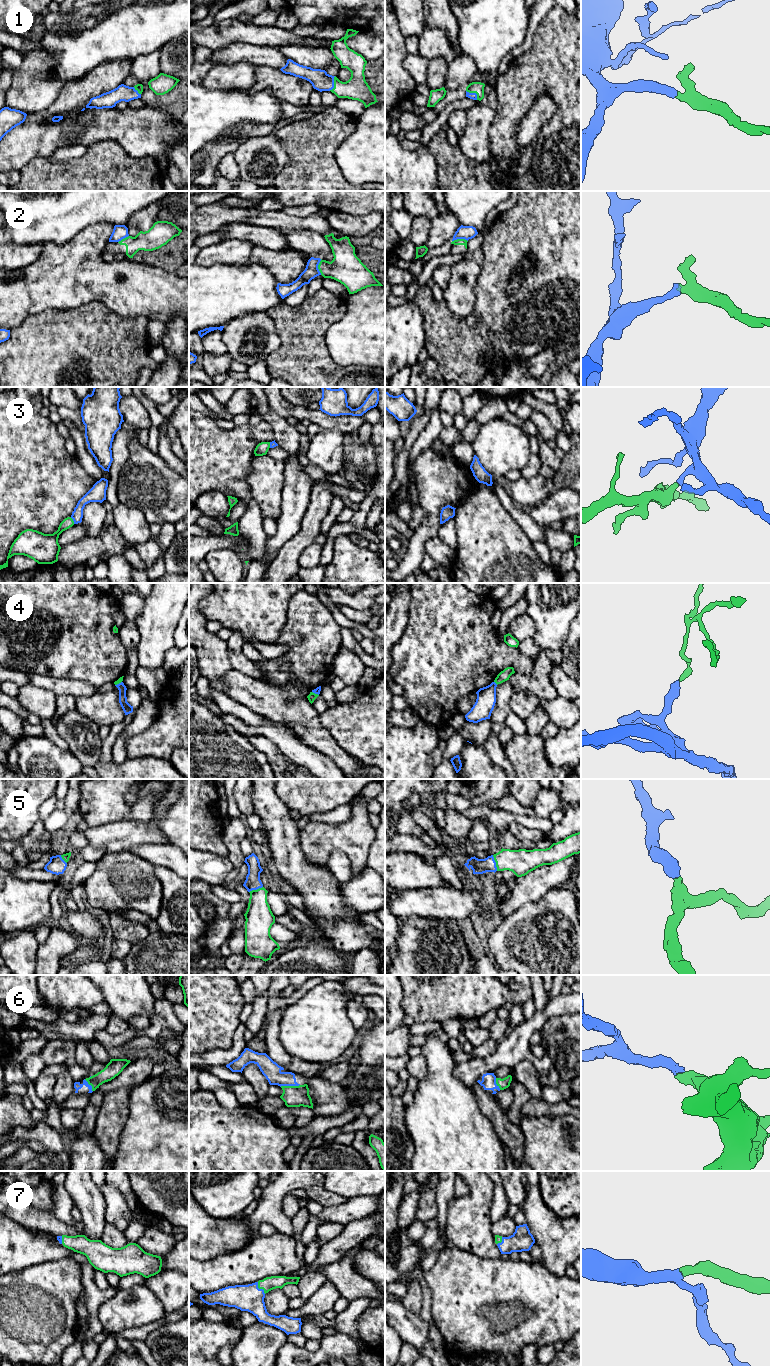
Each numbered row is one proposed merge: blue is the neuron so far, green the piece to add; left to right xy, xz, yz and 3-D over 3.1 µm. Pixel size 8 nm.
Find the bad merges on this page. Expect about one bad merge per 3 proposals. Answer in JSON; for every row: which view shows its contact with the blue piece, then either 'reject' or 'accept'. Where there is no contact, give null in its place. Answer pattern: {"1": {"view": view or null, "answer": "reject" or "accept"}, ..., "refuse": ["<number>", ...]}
{"1": {"view": "yz", "answer": "accept"}, "2": {"view": "xz", "answer": "reject"}, "3": {"view": "xy", "answer": "reject"}, "4": {"view": "yz", "answer": "reject"}, "5": {"view": "yz", "answer": "accept"}, "6": {"view": "xz", "answer": "accept"}, "7": {"view": "xz", "answer": "accept"}, "refuse": ["2", "3", "4"]}

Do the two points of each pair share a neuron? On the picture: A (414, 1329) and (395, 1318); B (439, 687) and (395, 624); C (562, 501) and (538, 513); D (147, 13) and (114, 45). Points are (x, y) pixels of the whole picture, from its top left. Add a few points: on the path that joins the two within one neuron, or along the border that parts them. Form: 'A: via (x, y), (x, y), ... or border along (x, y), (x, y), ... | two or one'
A: via (409, 1326), (400, 1318) | one
B: border along (408, 611), (406, 629), (395, 644) | two
C: via (556, 503), (544, 513) | one
D: via (143, 23), (135, 24), (124, 35) | one

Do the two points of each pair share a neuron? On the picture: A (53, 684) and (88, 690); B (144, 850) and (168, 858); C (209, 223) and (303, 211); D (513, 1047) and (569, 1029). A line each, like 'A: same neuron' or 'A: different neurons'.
A: same neuron
B: same neuron
C: different neurons
D: different neurons

